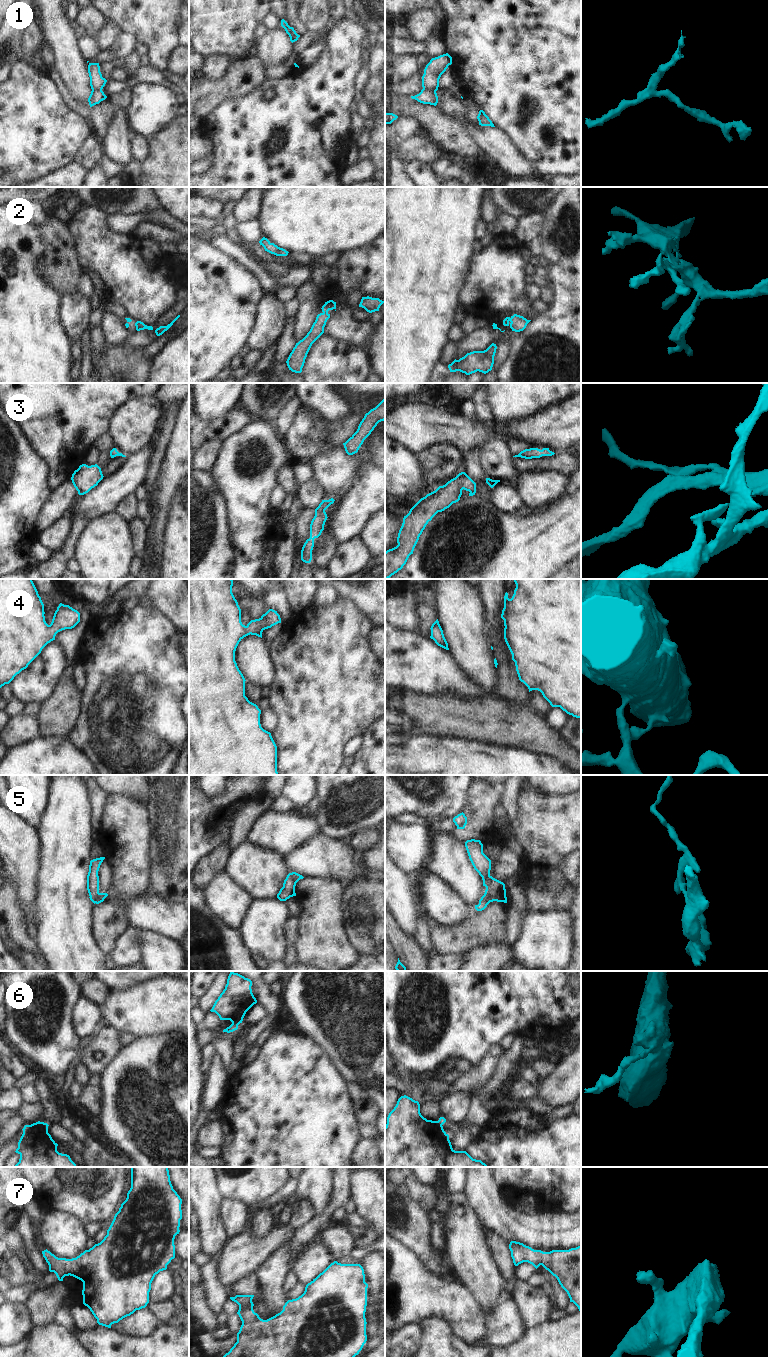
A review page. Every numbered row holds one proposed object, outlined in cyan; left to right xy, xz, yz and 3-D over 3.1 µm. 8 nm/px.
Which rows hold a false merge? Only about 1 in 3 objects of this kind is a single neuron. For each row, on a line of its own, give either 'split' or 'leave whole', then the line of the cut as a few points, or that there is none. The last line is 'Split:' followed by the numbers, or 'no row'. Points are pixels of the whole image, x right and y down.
1: split; cut yz (423, 88), (435, 91)
2: leave whole; cut none
3: leave whole; cut none
4: leave whole; cut none
5: split; cut xy (98, 892), (94, 902)
6: split; cut xz (232, 1023), (237, 1025)
7: leave whole; cut none
Split: 1, 5, 6

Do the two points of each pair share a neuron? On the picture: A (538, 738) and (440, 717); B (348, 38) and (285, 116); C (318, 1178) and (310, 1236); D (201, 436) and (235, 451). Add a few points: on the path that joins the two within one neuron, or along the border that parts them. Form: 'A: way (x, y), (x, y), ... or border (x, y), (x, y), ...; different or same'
A: way (514, 726), (487, 719), (464, 718); same
B: way (340, 57), (339, 61), (304, 97); same
C: border (329, 1195), (327, 1206), (314, 1216); different
D: border (242, 428), (221, 441); different

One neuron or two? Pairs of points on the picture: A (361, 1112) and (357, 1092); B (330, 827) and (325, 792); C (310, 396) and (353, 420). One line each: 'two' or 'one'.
A: one
B: one
C: two

